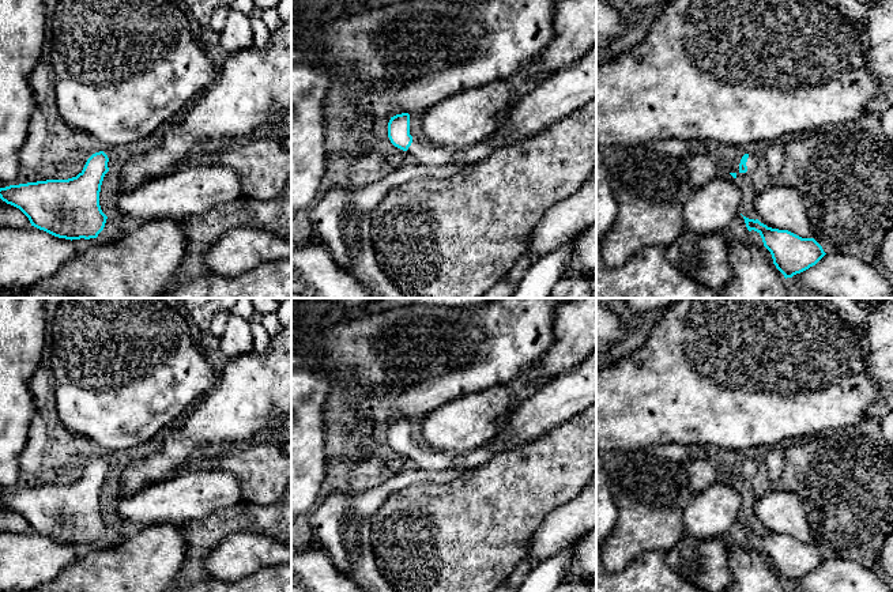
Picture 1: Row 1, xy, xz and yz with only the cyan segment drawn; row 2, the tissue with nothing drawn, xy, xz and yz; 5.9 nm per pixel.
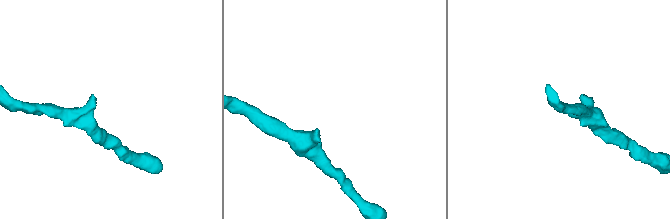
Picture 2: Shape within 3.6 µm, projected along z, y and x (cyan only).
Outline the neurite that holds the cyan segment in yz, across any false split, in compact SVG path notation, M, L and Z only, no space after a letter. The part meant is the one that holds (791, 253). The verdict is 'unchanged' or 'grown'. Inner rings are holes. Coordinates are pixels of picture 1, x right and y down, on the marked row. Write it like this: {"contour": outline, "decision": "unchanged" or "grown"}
{"contour": "M743 219L749 231L754 230L761 235L773 264L785 279L809 269L826 254L814 238L802 238L788 230L768 227L758 219Z", "decision": "unchanged"}

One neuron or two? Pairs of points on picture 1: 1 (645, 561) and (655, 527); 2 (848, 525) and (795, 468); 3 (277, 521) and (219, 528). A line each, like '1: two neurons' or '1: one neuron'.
1: two neurons
2: one neuron
3: one neuron

